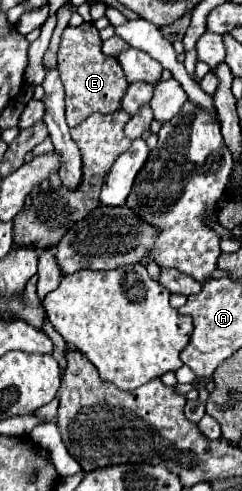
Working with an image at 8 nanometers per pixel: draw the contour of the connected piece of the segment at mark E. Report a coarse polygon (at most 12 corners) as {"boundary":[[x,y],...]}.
{"boundary":[[94,24],[66,26],[66,122],[120,108],[128,82]]}

